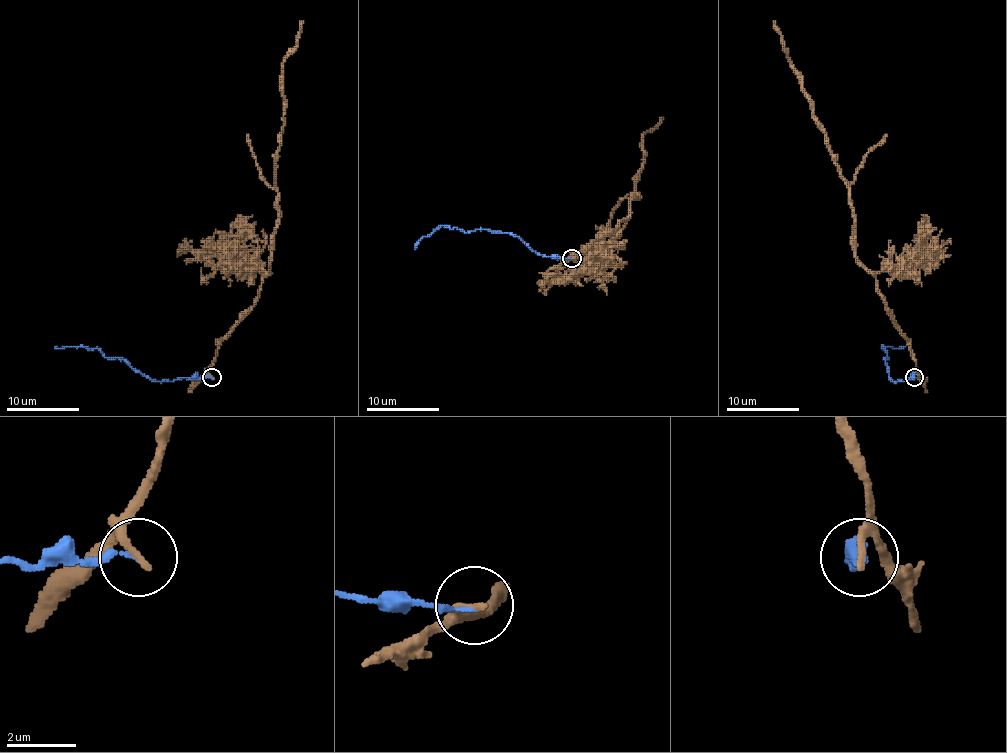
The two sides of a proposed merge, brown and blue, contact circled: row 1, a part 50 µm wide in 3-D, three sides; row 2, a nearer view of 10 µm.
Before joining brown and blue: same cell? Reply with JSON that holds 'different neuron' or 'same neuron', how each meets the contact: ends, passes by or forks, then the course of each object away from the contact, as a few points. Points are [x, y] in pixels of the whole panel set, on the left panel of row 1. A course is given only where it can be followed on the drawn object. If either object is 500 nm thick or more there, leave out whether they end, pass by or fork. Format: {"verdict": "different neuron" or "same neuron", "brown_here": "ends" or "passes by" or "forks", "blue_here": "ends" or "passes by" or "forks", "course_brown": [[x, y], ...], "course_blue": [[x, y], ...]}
{"verdict": "different neuron", "brown_here": "passes by", "blue_here": "ends", "course_brown": [[212, 377], [208, 366], [219, 343], [254, 304], [269, 271], [278, 207], [283, 61], [303, 21]], "course_blue": [[212, 377], [153, 381], [122, 359], [106, 357], [97, 348], [55, 346]]}

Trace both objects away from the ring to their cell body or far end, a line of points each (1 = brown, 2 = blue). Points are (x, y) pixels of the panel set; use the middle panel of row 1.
1: (572, 258), (629, 214), (632, 200), (638, 198), (636, 180), (643, 167), (643, 136), (663, 117)
2: (572, 258), (537, 254), (513, 236), (482, 229), (466, 233), (442, 225), (422, 238), (415, 249)

